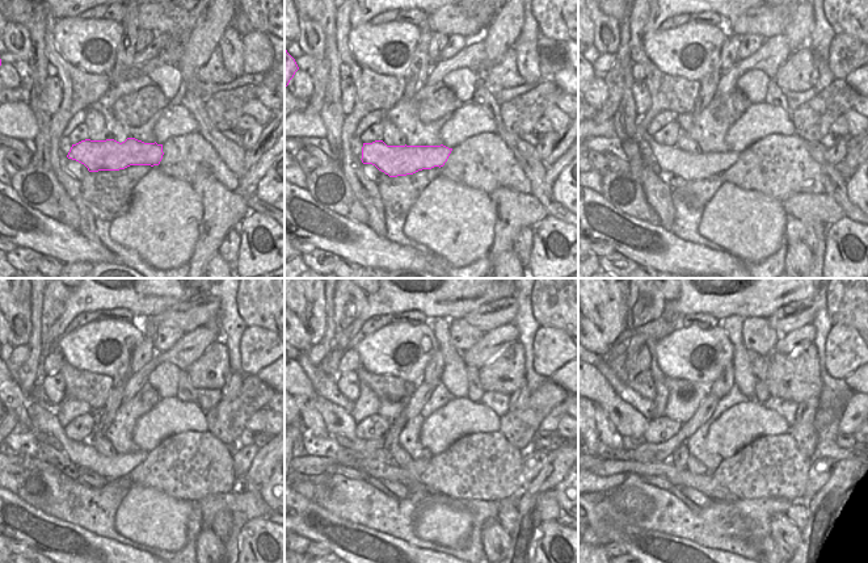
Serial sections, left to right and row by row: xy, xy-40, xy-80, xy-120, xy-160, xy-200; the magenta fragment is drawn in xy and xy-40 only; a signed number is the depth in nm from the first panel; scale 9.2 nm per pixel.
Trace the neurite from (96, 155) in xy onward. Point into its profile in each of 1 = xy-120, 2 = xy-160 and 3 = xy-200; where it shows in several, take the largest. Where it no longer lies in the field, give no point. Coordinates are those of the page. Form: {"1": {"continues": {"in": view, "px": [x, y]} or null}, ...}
{"1": {"continues": {"in": "xy-120", "px": [43, 419]}}, "2": {"continues": {"in": "xy-160", "px": [337, 420]}}, "3": {"continues": {"in": "xy-200", "px": [628, 421]}}}

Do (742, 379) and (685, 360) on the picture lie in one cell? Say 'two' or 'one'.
two

